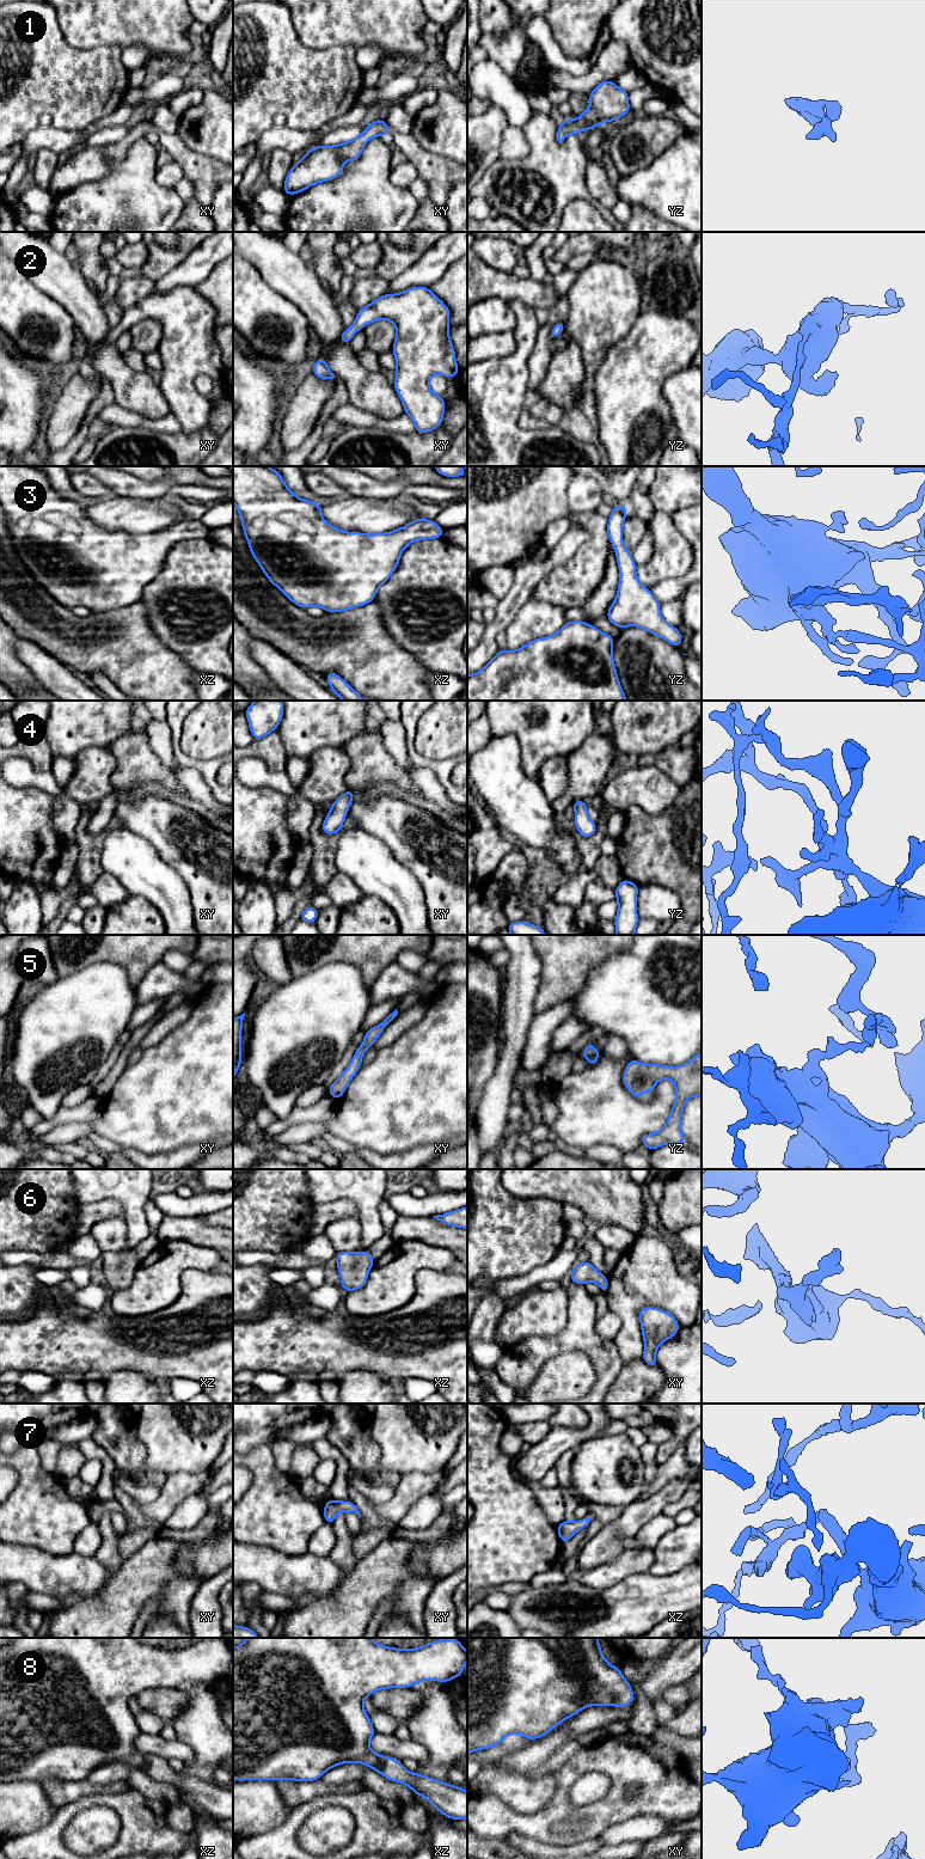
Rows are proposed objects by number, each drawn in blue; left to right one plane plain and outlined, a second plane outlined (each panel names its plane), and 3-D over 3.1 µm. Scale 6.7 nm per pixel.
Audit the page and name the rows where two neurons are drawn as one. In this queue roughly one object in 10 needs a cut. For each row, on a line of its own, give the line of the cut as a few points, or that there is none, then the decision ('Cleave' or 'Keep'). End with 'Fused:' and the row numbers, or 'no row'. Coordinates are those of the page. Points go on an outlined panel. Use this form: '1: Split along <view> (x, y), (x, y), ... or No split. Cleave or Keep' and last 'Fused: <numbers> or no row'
1: No split. Keep
2: No split. Keep
3: No split. Keep
4: No split. Keep
5: No split. Keep
6: No split. Keep
7: No split. Keep
8: No split. Keep
Fused: no row

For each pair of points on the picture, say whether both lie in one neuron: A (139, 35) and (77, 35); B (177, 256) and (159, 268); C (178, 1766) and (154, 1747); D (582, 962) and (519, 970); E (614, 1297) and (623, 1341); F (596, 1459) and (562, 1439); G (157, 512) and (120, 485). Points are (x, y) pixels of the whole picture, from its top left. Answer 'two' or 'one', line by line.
A: one
B: one
C: two
D: two
E: one
F: two
G: two

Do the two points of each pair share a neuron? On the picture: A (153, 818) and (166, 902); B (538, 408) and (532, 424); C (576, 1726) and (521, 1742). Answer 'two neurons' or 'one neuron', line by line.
A: two neurons
B: two neurons
C: two neurons

